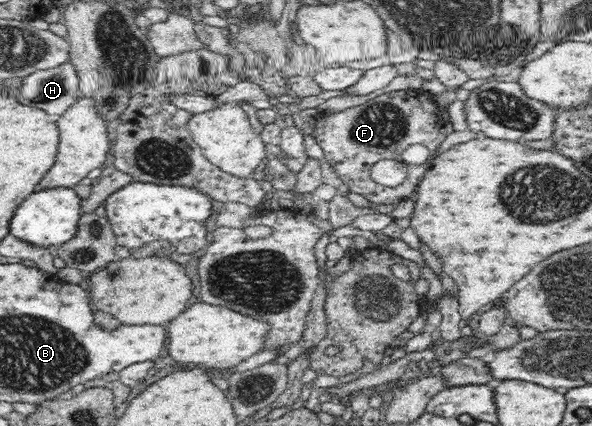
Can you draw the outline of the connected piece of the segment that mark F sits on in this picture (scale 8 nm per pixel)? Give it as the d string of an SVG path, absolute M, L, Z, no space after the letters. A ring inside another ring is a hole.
M422 88L396 91L380 95L362 105L347 108L335 113L318 114L314 123L313 137L322 147L323 153L336 169L342 181L350 191L361 193L376 204L396 204L412 195L420 185L426 172L440 153L440 145L448 139L448 124L444 121L442 107L435 102L435 97ZM384 159L394 159L404 163L407 169L405 180L395 186L379 184L372 178L372 167Z

